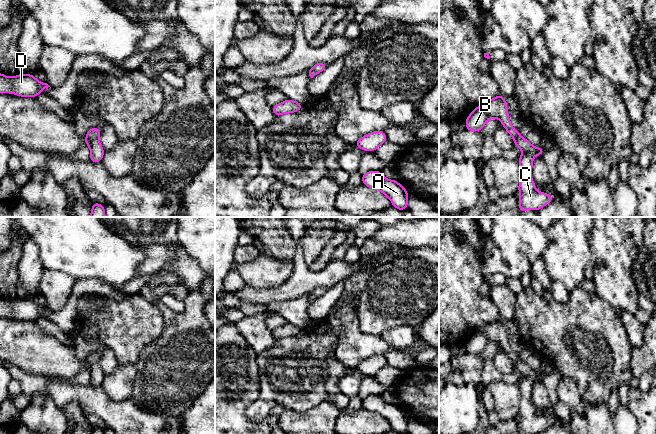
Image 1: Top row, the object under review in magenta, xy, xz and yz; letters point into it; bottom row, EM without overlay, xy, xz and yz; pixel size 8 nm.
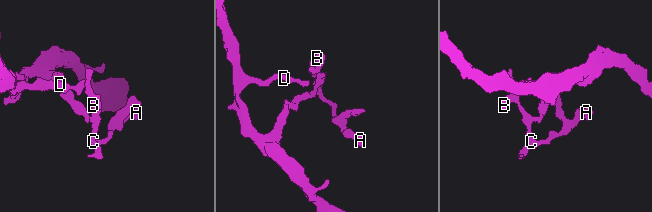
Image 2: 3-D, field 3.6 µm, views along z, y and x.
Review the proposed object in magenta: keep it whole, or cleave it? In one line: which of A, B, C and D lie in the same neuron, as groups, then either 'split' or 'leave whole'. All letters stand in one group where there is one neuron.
A B C / D; split

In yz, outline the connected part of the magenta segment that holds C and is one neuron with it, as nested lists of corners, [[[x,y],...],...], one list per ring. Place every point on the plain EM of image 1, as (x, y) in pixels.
[[[523,376],[518,383],[521,393],[518,415],[519,434],[539,434],[552,425],[551,418],[545,418],[535,413],[534,405],[531,401],[533,380],[528,376]]]

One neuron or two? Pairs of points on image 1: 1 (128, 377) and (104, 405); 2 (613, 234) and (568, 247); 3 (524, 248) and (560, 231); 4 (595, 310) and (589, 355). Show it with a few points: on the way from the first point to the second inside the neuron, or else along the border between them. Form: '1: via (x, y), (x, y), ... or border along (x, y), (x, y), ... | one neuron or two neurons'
1: border along (100, 386), (113, 400), (130, 398) | two neurons
2: border along (592, 230), (589, 235), (589, 263) | two neurons
3: border along (545, 230), (546, 246), (541, 255) | two neurons
4: via (589, 321), (589, 344) | one neuron

